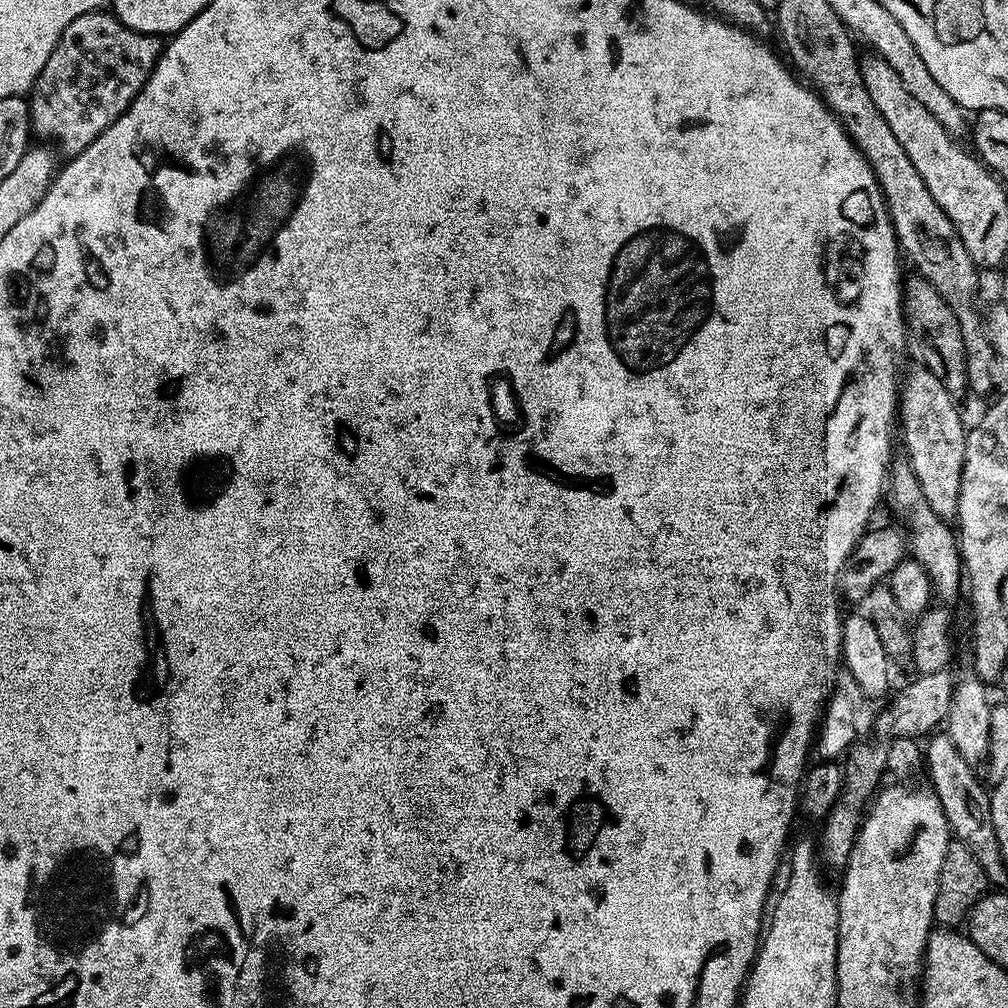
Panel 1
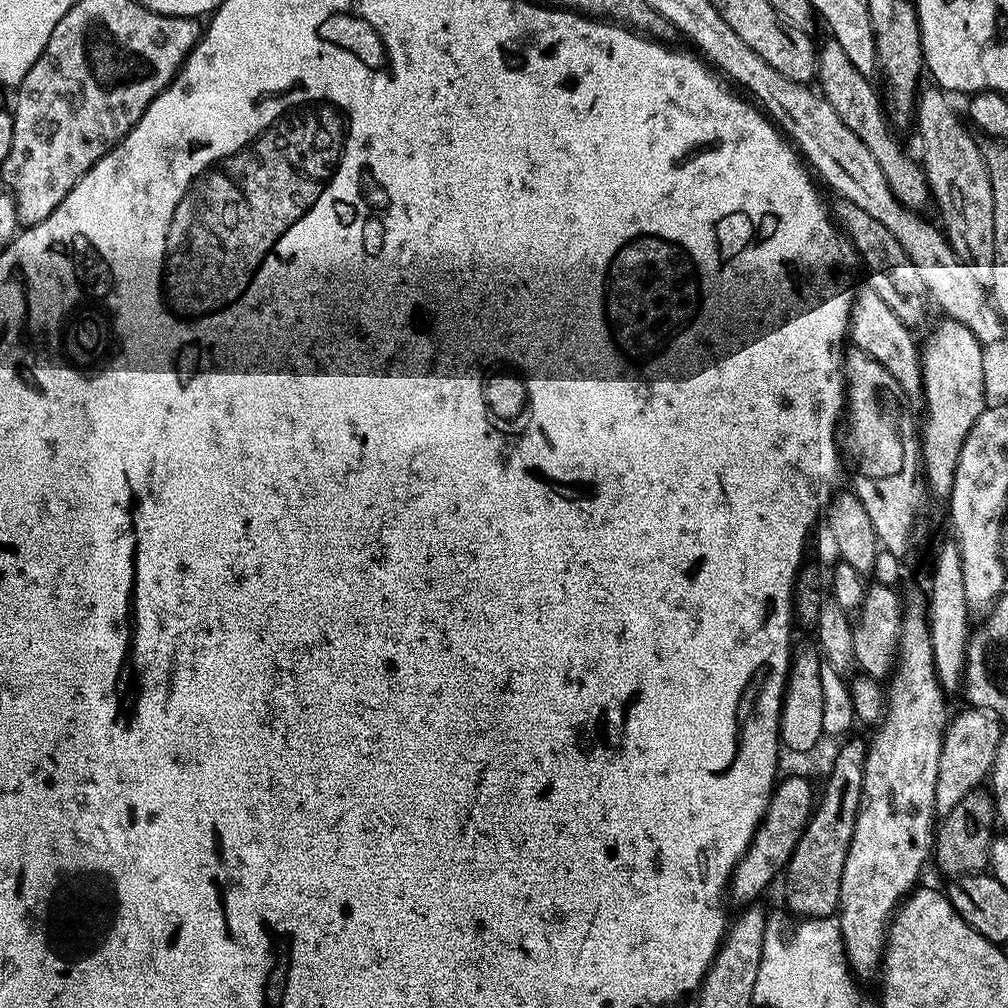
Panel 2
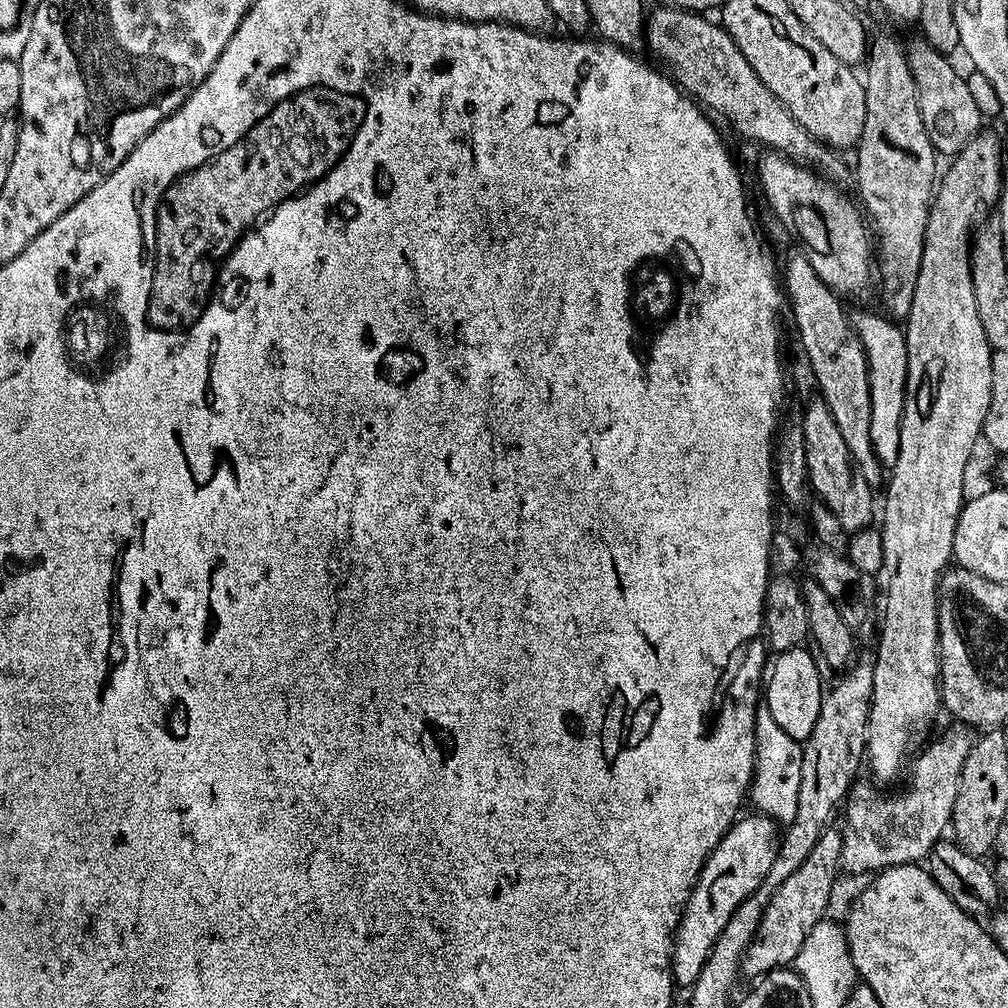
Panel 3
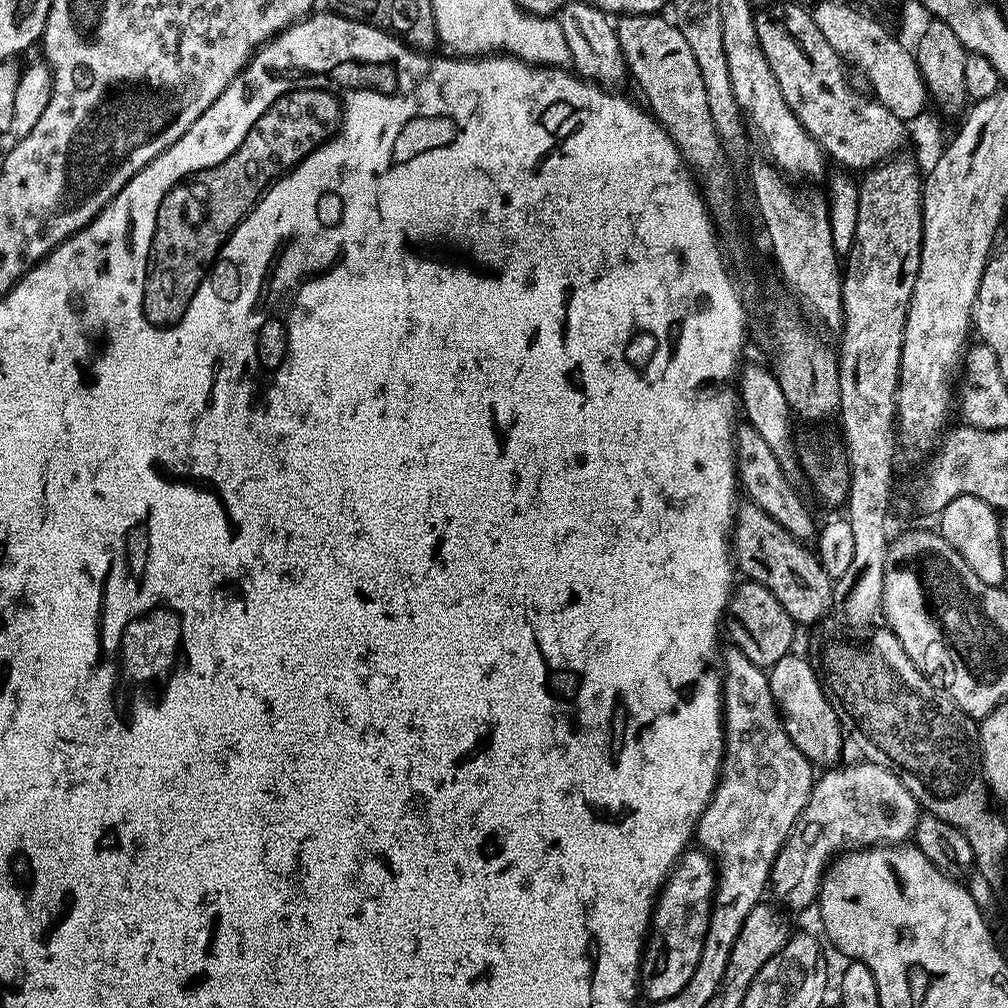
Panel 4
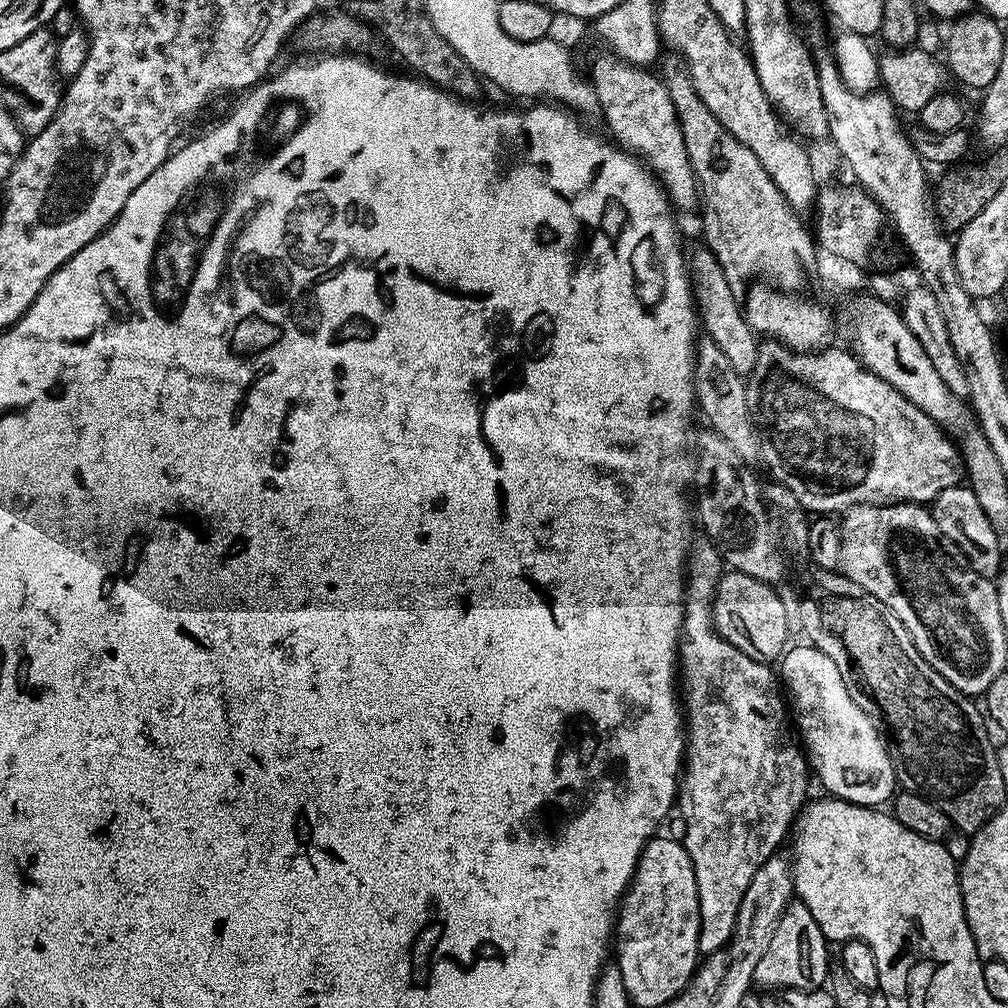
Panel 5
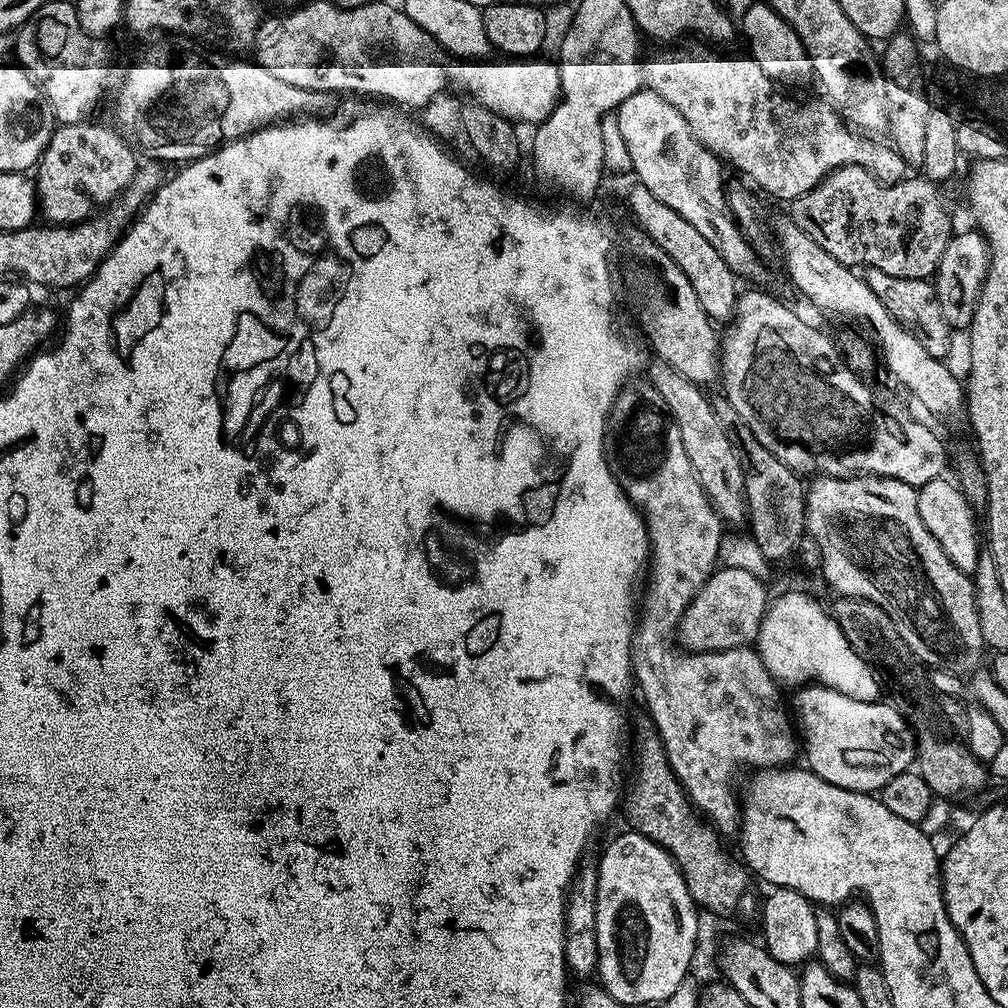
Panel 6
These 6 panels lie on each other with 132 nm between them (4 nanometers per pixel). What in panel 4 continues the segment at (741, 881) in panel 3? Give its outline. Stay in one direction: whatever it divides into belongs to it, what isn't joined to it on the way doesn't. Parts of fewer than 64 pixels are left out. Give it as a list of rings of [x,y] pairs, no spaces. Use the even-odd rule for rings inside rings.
[[[689,850],[680,857],[673,868],[660,895],[656,897],[656,907],[652,909],[652,922],[648,930],[648,939],[642,948],[640,961],[639,991],[649,1002],[674,998],[678,990],[694,978],[694,970],[698,970],[698,960],[702,958],[702,944],[706,938],[708,919],[712,913],[712,896],[716,892],[716,865],[711,856],[703,850]]]

